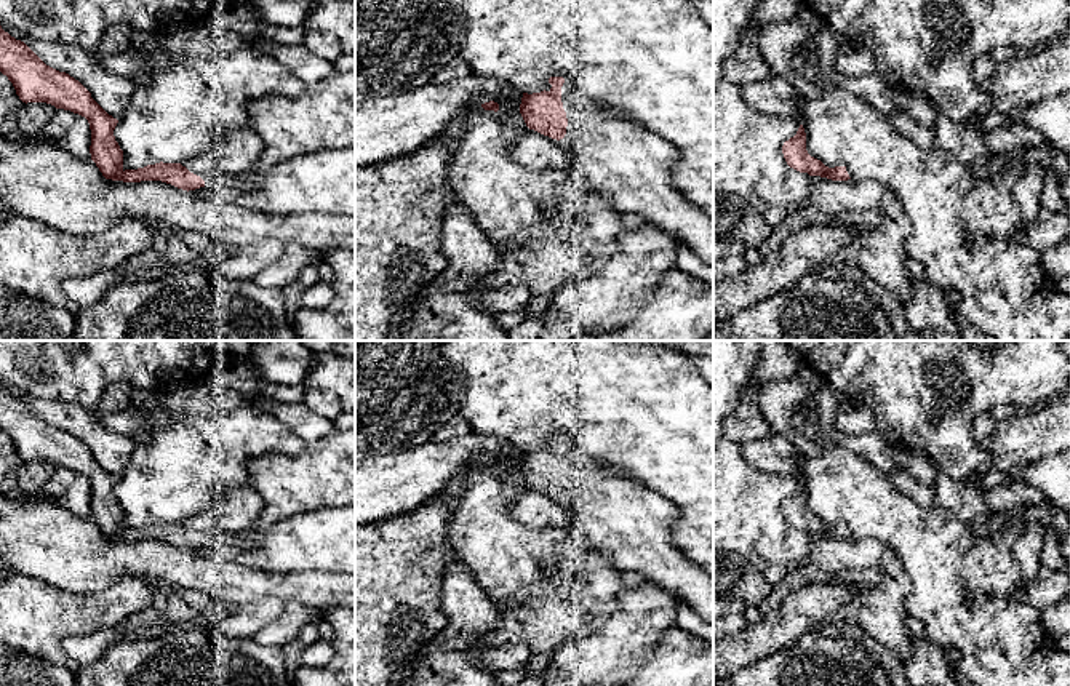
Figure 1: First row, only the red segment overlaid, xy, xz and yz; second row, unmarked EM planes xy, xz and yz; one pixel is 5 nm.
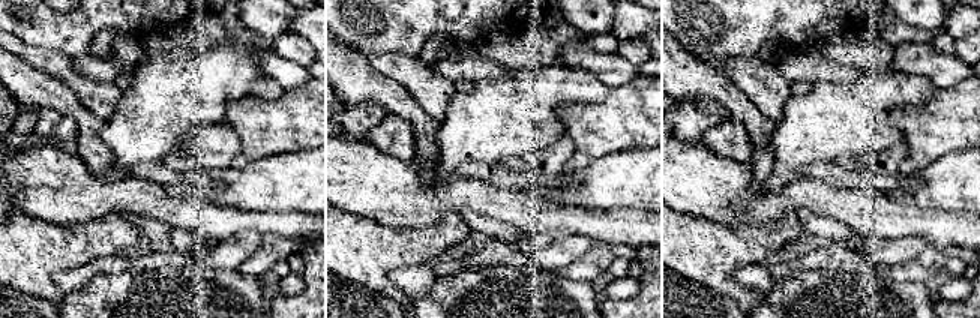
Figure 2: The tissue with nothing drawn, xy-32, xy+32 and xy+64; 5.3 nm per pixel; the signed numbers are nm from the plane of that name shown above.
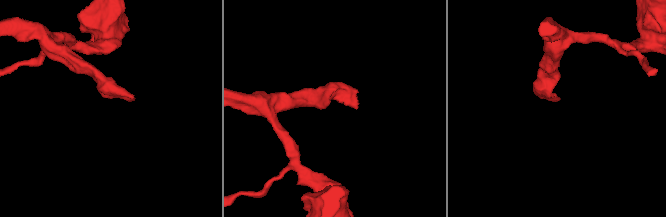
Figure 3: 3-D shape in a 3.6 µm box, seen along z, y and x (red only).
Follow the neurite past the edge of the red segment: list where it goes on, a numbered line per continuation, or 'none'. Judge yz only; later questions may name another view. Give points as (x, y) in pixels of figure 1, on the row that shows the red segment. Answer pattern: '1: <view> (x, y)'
none

